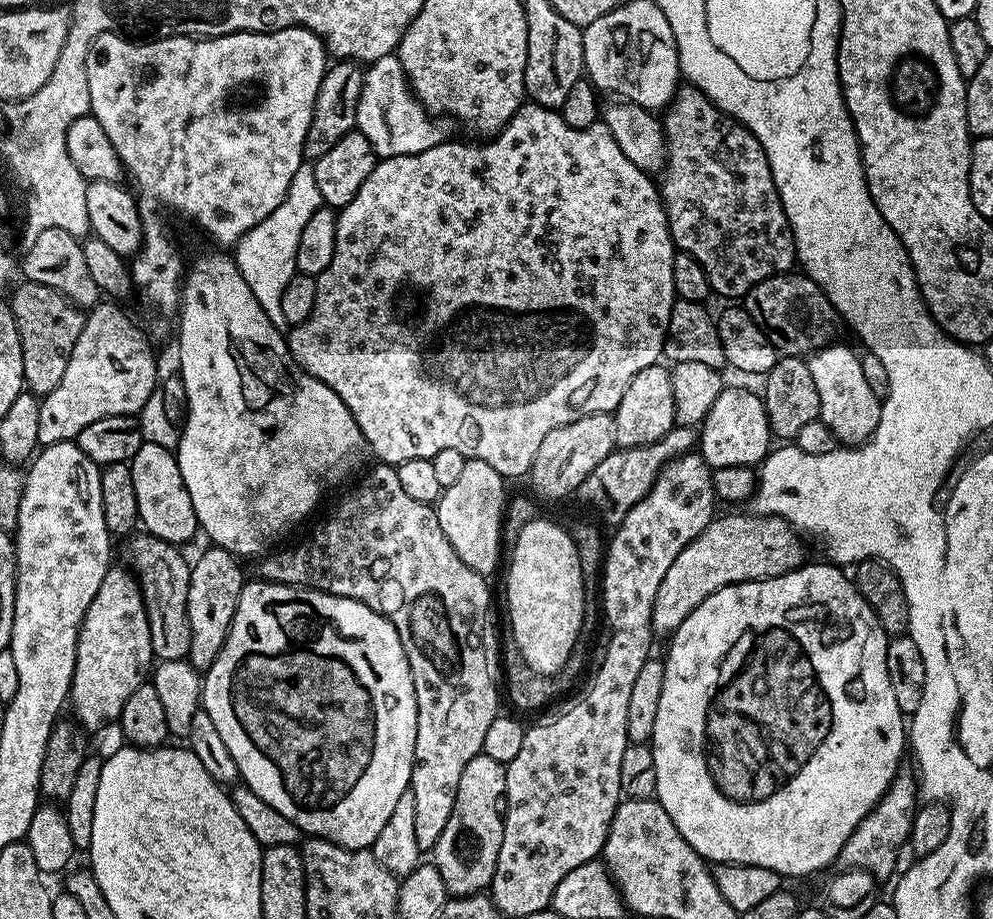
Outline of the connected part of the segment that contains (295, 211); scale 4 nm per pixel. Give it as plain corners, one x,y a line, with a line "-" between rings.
308,162
300,164
290,182
286,198
282,198
280,205
269,216
245,232
234,245
238,270
242,278
246,278
246,286
250,286
254,298
258,298
258,306
262,306
266,318
270,318
275,328
284,330
289,327
286,318
282,318
282,290
286,290
286,282
297,275
298,238
302,238
302,230
306,222
310,222
310,214
314,214
323,204
318,182
314,179
313,165

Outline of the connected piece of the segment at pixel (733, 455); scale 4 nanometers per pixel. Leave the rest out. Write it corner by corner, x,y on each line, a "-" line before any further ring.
732,386
724,387
722,394
718,394
714,406
710,406
710,414
706,414
698,428
698,451
713,470
726,466
752,468
759,465
768,455
773,440
763,399
757,393
755,396
744,388

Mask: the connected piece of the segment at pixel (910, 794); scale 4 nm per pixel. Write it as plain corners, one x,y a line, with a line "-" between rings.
901,770
892,779
884,797
870,810
870,814
866,814
866,818
862,818
862,822
852,831
850,838
846,838
846,846
842,846
838,857
839,867
844,870
861,868
877,878
888,876
892,871
895,873
896,863
900,860
900,847
903,849
907,845
917,807
917,777
913,773
911,776
907,770

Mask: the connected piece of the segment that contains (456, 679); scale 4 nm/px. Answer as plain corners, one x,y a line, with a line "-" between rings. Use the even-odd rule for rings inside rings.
383,462
377,463
375,465
377,468
372,468
364,476
364,482
357,486
349,496
344,496
336,504
336,509
305,538
301,544
296,544
293,548
288,548
285,552
273,551
271,554
265,555
263,559
259,561
260,572
258,572
259,579
270,580
273,584
295,584
302,588
315,588
318,592
329,592
335,596
341,596
342,598
350,598
351,600
357,600
362,602
366,606
370,606
370,610
375,612
380,612
388,621
390,621
395,628
398,630
398,638
402,642
404,647
404,653
408,659
408,664
412,668
412,681
414,682
414,690
416,691
416,713
418,714
418,722
416,723
416,745
414,746
414,762
412,763
412,783
410,785
410,790
414,794
414,839
418,841
418,846
420,847
421,853
428,854
435,849
438,838
442,838
442,830
446,827
446,822
450,818
450,810
454,806
454,798
458,794
458,778
462,778
462,770
466,770
466,762
470,762
470,758
481,755
484,751
484,739
486,738
486,730
490,726
490,722
494,722
494,718
501,711
500,700
502,704
502,696
496,693
496,684
498,688
498,680
492,677
492,668
488,665
488,652
484,649
484,623
488,620
488,599
491,598
492,592
488,589
489,581
485,577
478,575
474,570
470,570
470,566
466,566
466,562
462,562
462,558
458,558
458,554
454,550
454,546
450,546
450,542
446,538
446,534
442,534
442,526
438,522
436,517
435,507
426,502
417,502
415,498
410,498
410,494
406,494
406,490
402,490
402,482
398,482
398,474
396,473
395,467
391,464
386,464

